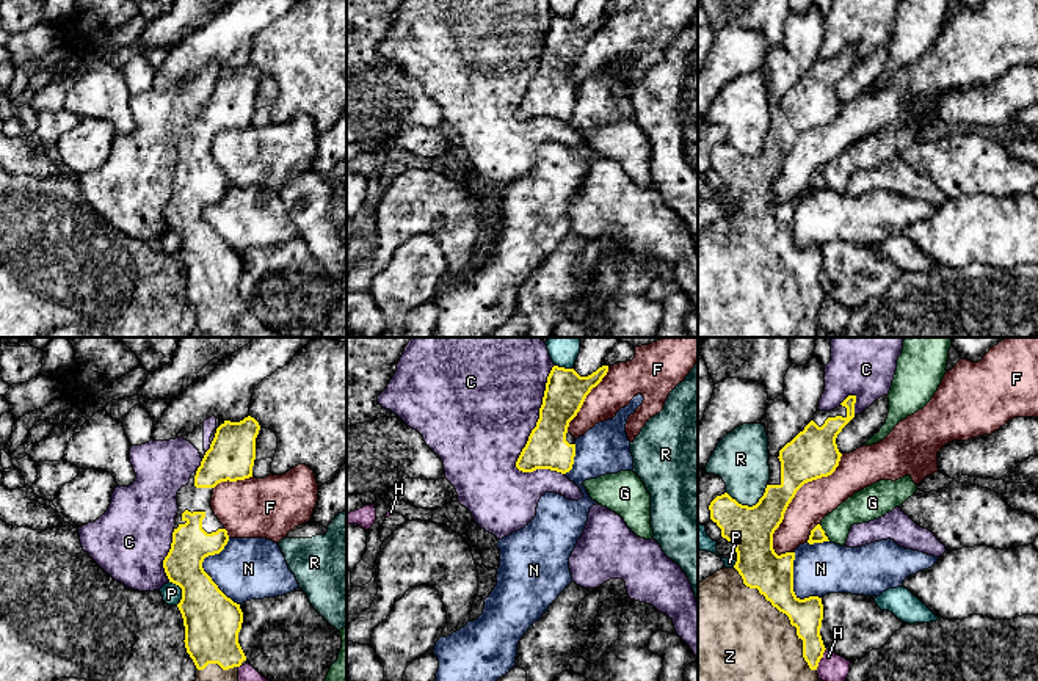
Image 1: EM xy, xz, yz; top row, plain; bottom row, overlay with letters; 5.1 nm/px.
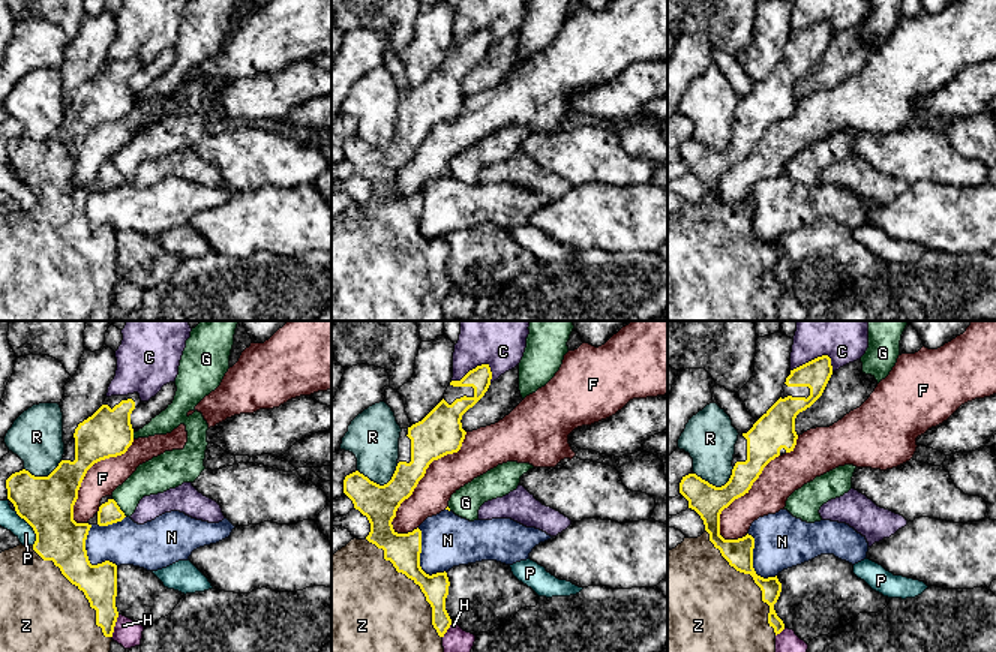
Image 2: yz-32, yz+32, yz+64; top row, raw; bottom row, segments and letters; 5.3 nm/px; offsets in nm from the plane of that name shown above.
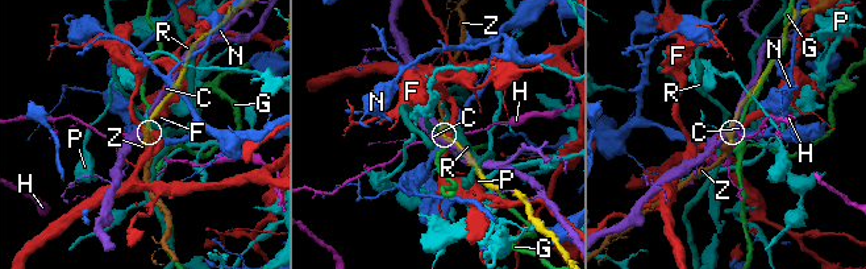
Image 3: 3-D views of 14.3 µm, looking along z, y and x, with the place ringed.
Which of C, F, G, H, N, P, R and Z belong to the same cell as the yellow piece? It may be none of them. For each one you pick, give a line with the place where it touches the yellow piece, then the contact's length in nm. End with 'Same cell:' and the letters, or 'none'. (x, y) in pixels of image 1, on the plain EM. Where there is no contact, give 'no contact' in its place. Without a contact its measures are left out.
Z: contact yz (786, 262); length 700 nm
Same cell: Z

